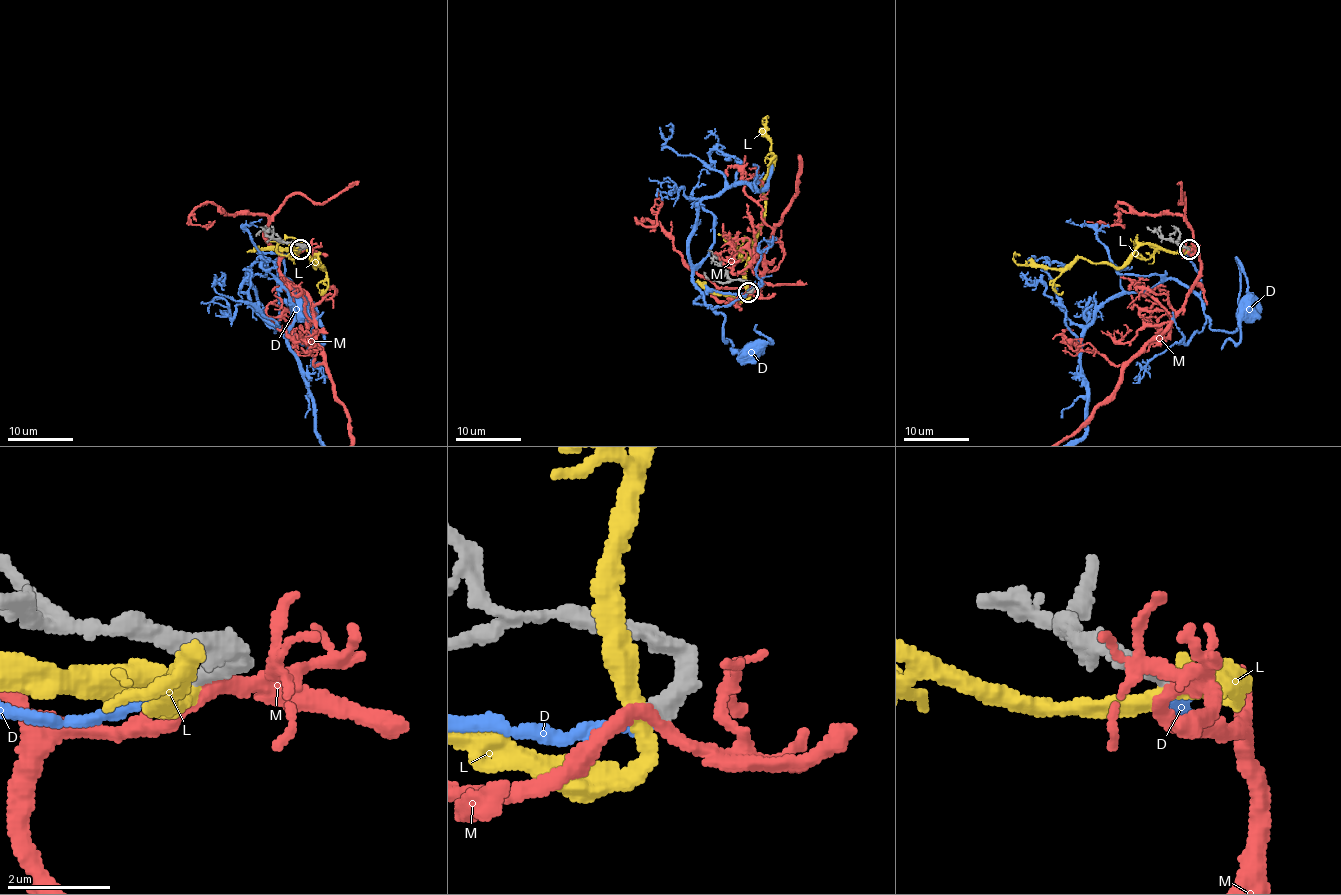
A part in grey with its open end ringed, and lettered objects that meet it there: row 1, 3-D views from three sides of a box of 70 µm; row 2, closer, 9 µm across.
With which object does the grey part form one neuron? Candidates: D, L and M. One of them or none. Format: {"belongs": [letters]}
{"belongs": ["D"]}

